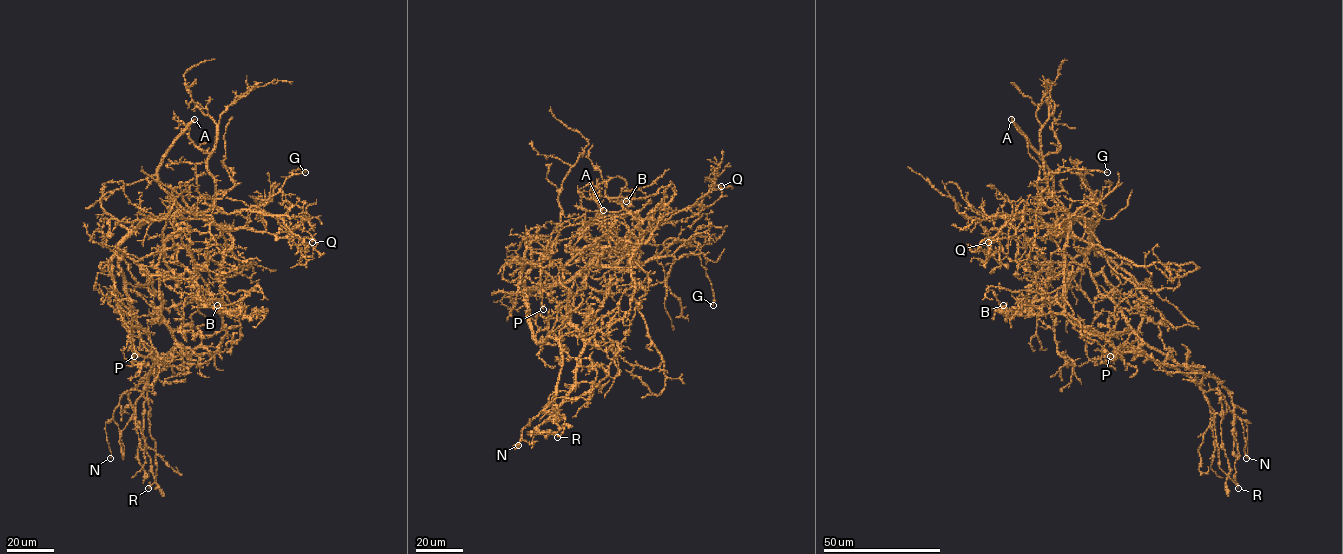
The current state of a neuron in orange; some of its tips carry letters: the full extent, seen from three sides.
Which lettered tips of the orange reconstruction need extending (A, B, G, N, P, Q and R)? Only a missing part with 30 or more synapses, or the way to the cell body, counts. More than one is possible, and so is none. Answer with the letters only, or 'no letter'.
A

